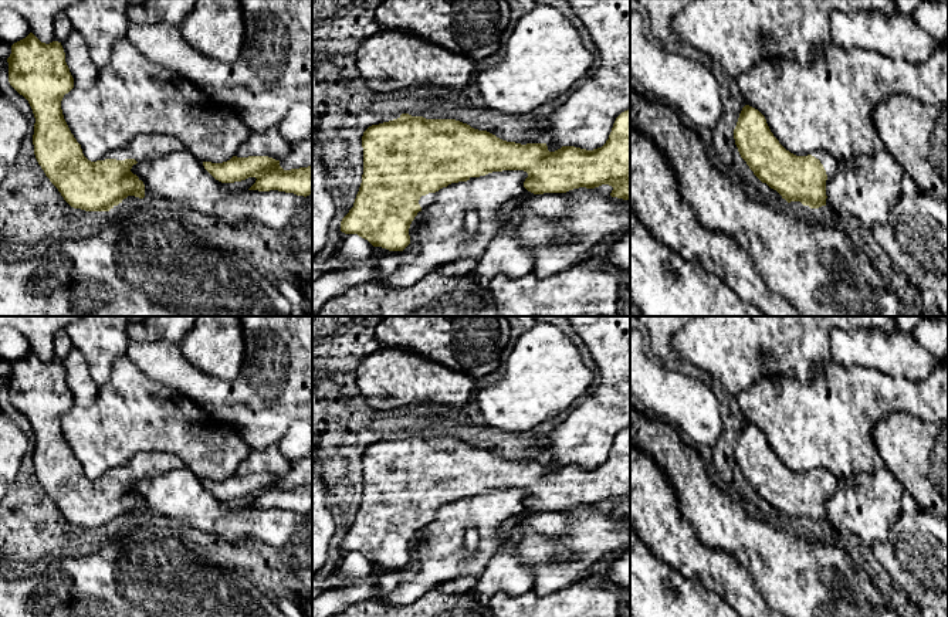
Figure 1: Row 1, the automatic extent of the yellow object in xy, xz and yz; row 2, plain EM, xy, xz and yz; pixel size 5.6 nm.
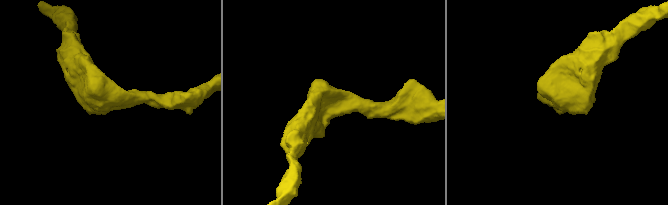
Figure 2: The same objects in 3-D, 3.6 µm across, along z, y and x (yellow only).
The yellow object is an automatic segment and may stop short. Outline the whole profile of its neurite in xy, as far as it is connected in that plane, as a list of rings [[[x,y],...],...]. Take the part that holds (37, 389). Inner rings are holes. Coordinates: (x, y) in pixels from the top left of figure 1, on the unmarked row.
[[[33,350],[11,363],[9,400],[23,413],[34,431],[34,472],[50,499],[74,526],[109,529],[128,513],[145,515],[143,499],[131,489],[132,484],[146,477],[186,468],[184,462],[169,452],[142,452],[125,465],[108,469],[101,478],[88,478],[71,451],[61,427],[65,411],[74,406],[74,396],[65,380],[65,370],[58,359],[41,360]]]

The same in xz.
[[[630,426],[622,430],[612,445],[609,457],[602,465],[586,468],[562,464],[549,469],[546,461],[507,460],[487,448],[478,448],[456,437],[426,437],[402,431],[397,437],[369,444],[362,454],[363,492],[353,525],[341,539],[341,549],[358,552],[373,565],[389,569],[403,569],[410,562],[409,546],[419,529],[429,525],[440,506],[458,499],[485,494],[492,489],[524,488],[528,495],[524,505],[534,512],[566,511],[573,506],[595,506],[602,502],[613,505],[610,513],[630,518]]]

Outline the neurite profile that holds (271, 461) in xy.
[[[271,444],[267,448],[254,450],[236,471],[237,475],[268,474],[275,478],[282,478],[291,471],[292,461],[288,460],[280,450],[278,444]]]

